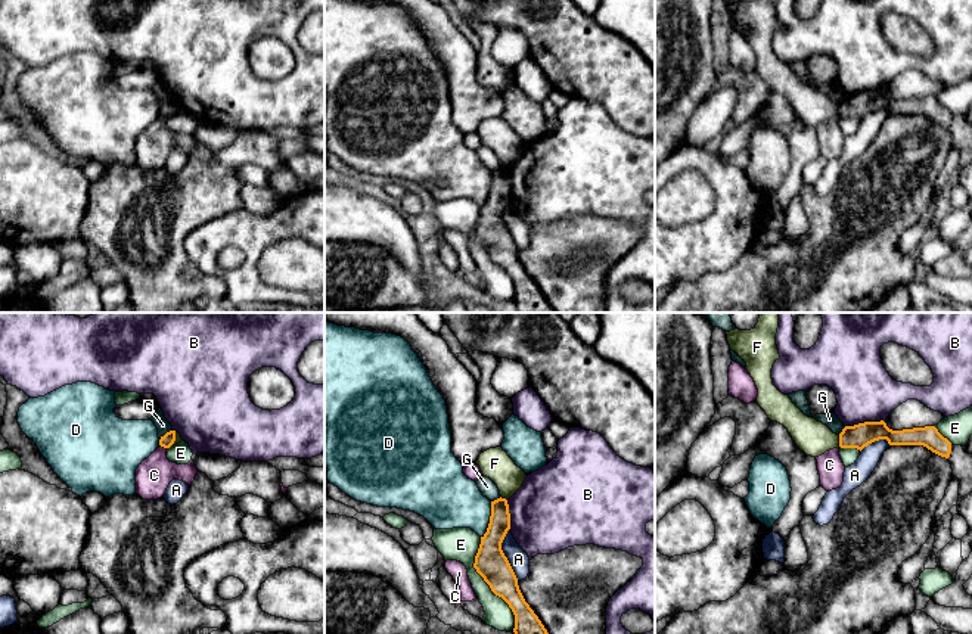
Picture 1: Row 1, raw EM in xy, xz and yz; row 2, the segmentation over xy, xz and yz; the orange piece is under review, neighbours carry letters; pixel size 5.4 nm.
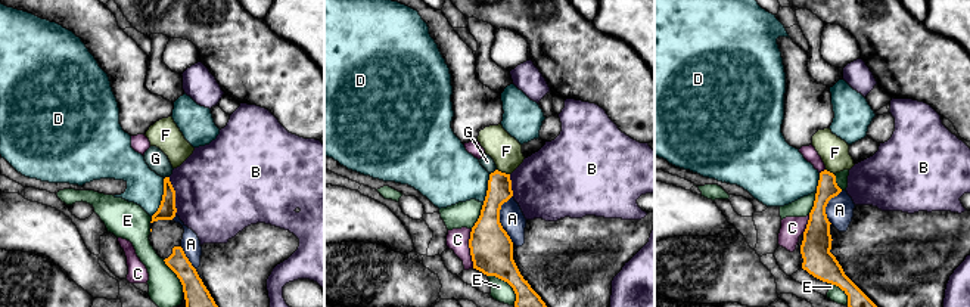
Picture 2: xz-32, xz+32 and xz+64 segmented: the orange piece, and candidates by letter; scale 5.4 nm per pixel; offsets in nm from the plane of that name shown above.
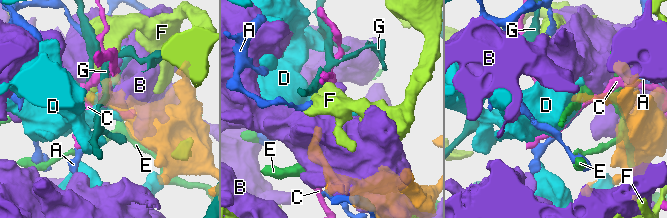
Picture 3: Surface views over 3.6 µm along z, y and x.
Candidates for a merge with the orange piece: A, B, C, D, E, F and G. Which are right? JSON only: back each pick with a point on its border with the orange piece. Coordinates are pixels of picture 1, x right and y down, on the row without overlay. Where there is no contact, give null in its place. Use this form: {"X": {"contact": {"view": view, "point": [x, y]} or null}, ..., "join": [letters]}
{"join": []}

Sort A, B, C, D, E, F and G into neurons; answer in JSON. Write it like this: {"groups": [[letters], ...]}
{"groups": [["A"], ["B"], ["C"], ["D"], ["E"], ["F"], ["G"]]}

